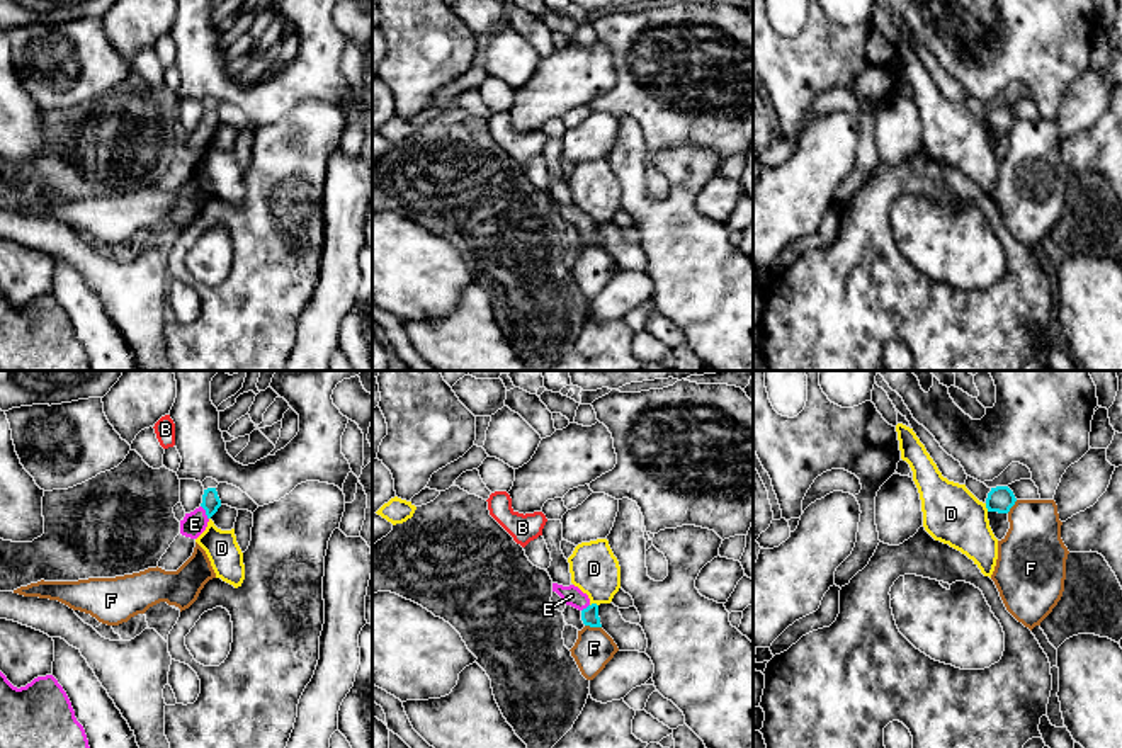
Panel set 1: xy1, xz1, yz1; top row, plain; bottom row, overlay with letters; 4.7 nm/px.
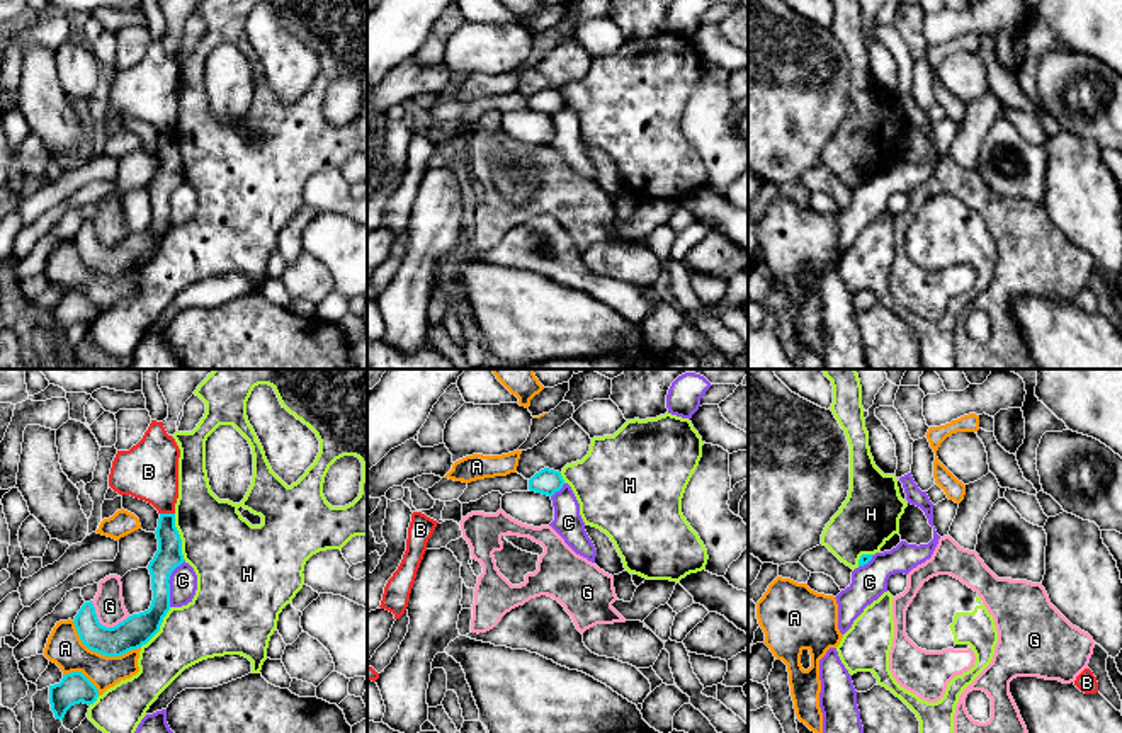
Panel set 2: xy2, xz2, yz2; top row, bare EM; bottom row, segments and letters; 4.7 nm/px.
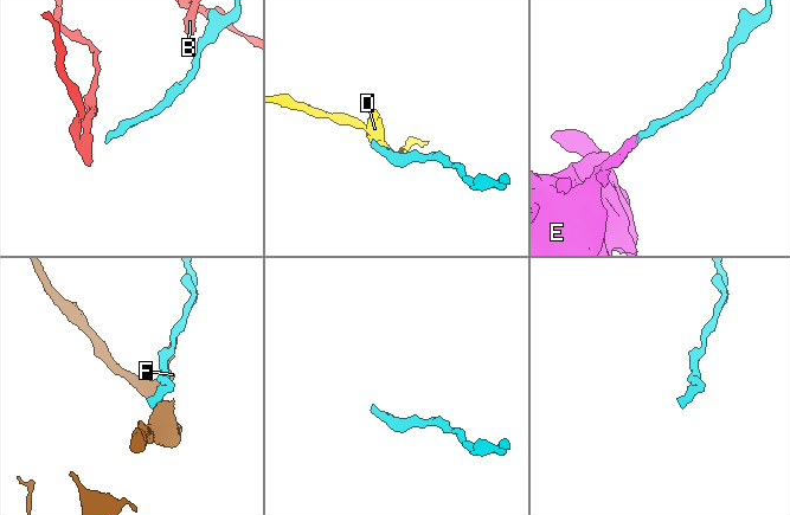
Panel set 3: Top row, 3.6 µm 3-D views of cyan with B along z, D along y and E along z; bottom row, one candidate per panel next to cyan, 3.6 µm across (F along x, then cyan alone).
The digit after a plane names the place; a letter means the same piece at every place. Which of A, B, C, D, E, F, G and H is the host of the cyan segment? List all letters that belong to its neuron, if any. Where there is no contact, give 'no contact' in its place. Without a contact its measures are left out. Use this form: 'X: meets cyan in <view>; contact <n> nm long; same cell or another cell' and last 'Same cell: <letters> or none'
A: meets cyan in xy2; contact 360 nm long; another cell
B: meets cyan in xy2; contact 70 nm long; another cell
C: meets cyan in xy2; contact 240 nm long; another cell
D: meets cyan in xz1; contact 40 nm long; another cell
E: meets cyan in xy1; contact 80 nm long; same cell
F: meets cyan in xz1; contact 80 nm long; another cell
G: meets cyan in xy2; contact 200 nm long; another cell
H: meets cyan in xy2; contact 240 nm long; another cell
Same cell: E

